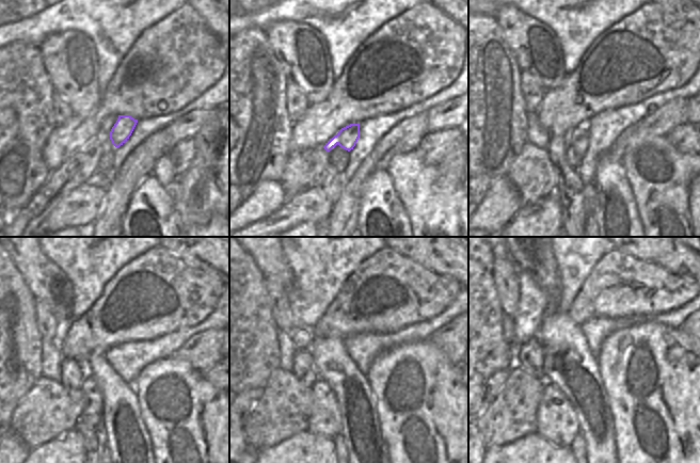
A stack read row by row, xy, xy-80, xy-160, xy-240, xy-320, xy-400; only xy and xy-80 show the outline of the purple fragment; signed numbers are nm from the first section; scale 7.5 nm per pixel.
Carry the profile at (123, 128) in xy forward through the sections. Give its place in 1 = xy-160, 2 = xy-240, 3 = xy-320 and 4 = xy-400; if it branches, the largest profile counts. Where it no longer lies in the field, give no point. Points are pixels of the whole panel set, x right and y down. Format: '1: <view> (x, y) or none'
1: xy-160 (577, 137)
2: xy-240 (91, 416)
3: xy-320 (324, 419)
4: xy-400 (557, 421)

